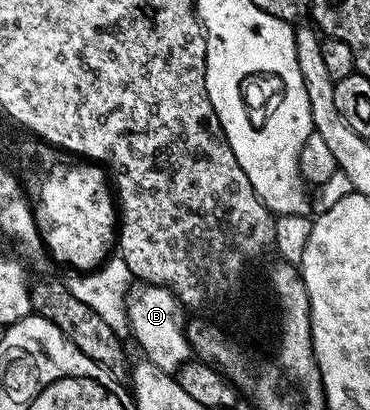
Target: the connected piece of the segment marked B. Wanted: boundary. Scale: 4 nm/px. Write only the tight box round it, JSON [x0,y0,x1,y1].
[128,285,191,373]

